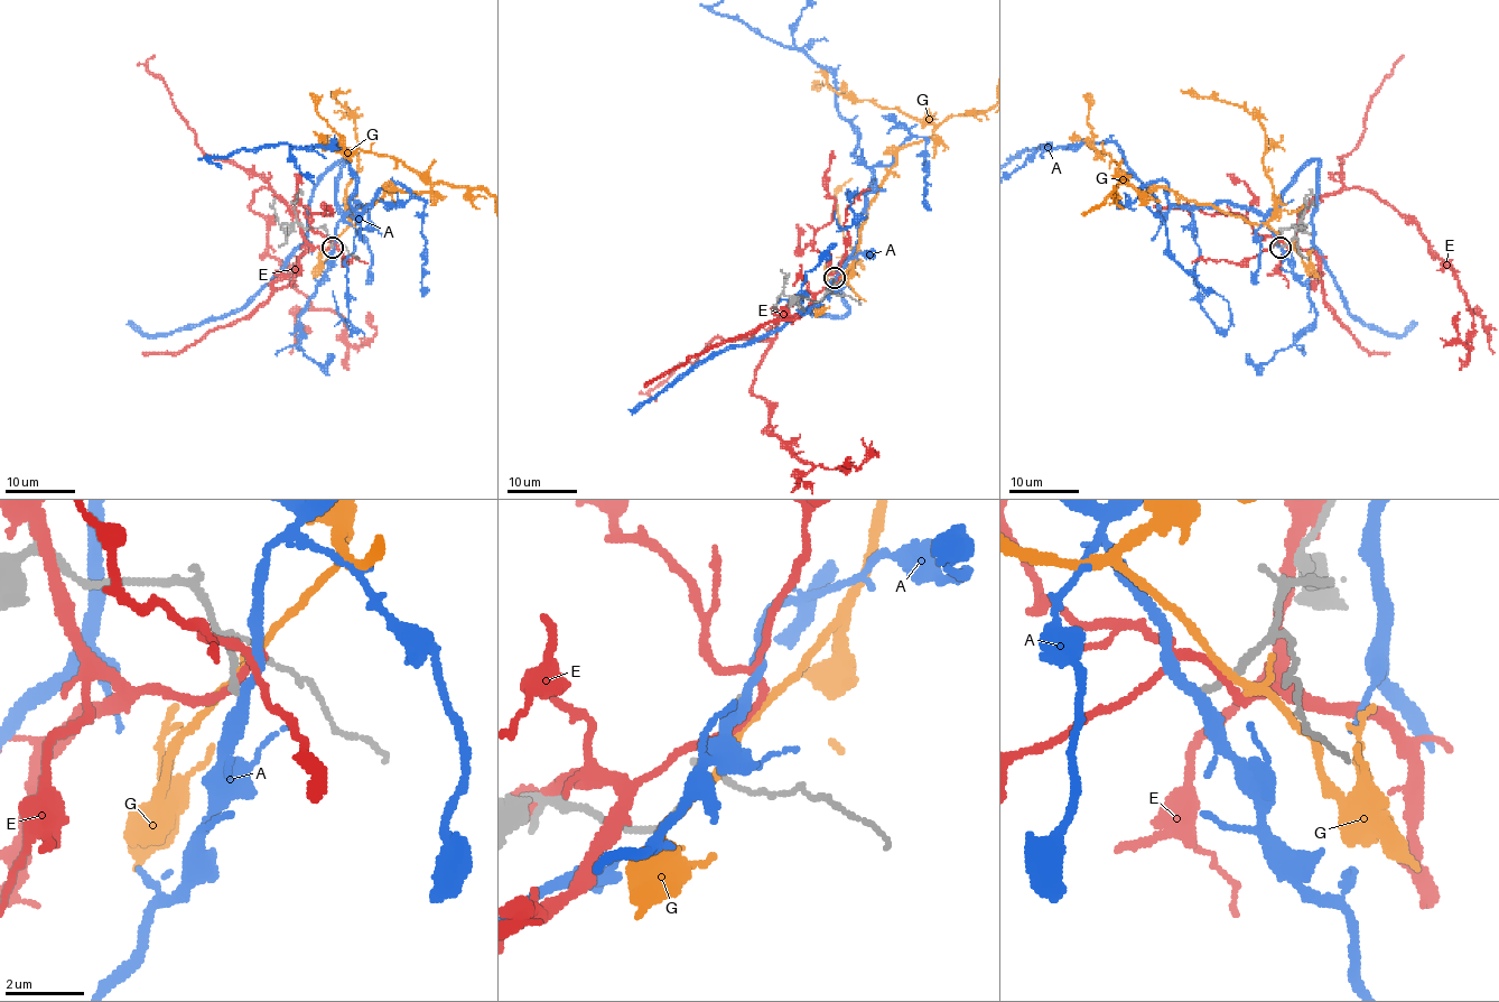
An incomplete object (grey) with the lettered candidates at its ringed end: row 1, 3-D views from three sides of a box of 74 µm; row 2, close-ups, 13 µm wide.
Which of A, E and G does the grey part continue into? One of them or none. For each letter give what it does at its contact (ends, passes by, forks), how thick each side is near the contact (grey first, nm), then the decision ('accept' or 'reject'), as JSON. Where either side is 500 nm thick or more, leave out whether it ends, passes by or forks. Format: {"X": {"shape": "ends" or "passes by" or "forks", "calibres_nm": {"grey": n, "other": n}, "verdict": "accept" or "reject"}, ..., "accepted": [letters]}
{"A": {"shape": "passes by", "calibres_nm": {"grey": 190, "other": 280}, "verdict": "reject"}, "E": {"shape": "passes by", "calibres_nm": {"grey": 240, "other": 180}, "verdict": "reject"}, "G": {"shape": "forks", "calibres_nm": {"grey": 240, "other": 150}, "verdict": "reject"}, "accepted": []}

